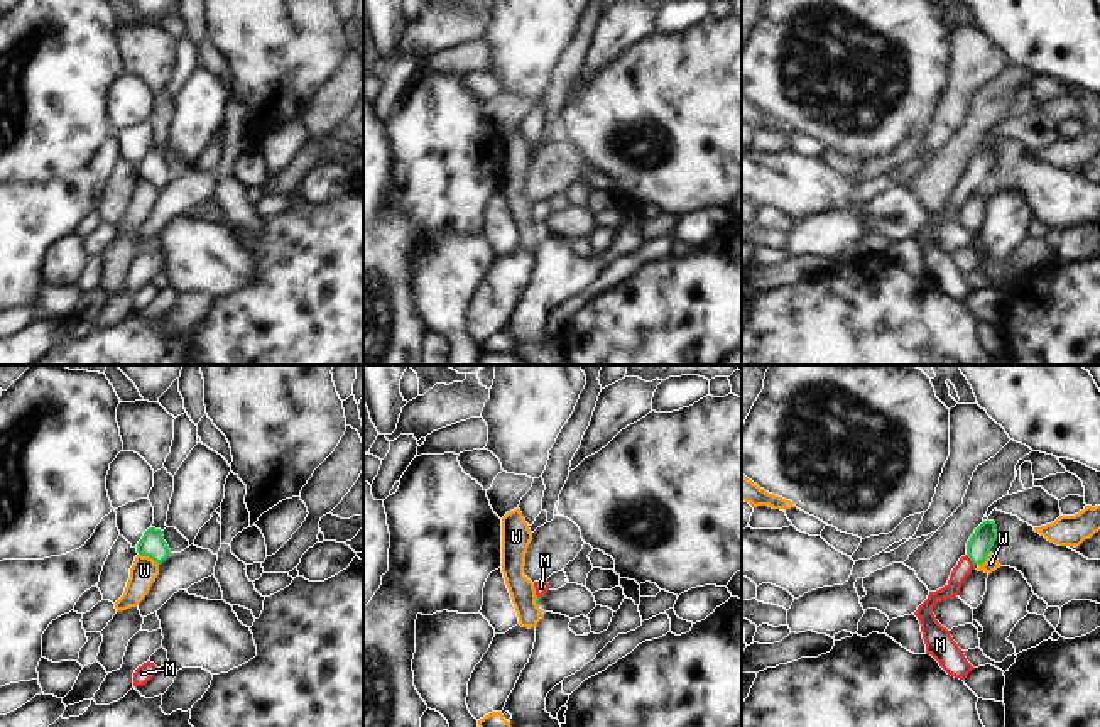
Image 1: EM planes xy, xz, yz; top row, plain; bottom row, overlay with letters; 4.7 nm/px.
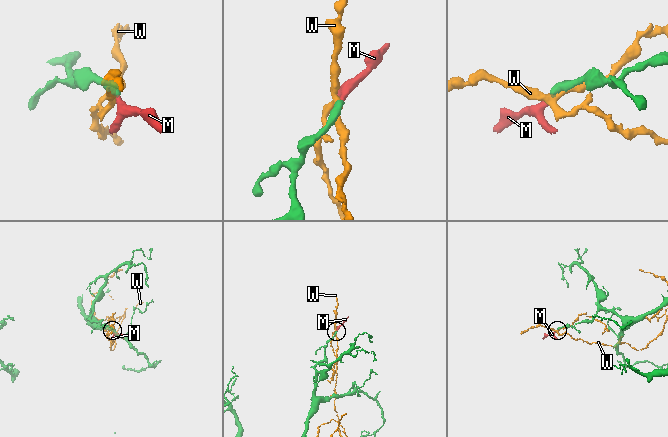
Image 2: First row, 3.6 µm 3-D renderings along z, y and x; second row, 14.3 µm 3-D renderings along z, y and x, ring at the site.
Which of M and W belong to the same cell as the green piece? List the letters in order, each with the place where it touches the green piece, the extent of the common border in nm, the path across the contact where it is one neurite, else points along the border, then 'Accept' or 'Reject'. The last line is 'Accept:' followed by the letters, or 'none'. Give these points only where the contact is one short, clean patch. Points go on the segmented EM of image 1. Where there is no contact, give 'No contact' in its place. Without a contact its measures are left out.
M: Touches green at yz (970, 558). Shared border 60 nm. Path across: yz (980, 543), (970, 558), (963, 568). Accept
W: Touches green at xy (149, 557). Shared border 110 nm. Boundary: xy (139, 553), (157, 565). Reject
Accept: M

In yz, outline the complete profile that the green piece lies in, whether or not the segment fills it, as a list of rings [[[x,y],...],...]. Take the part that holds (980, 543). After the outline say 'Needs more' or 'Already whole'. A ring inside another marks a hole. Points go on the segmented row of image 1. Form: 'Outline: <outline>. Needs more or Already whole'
Outline: [[[988,519],[983,521],[970,536],[967,555],[961,556],[958,565],[953,568],[948,583],[936,592],[929,592],[928,599],[914,612],[921,624],[926,654],[931,654],[948,675],[963,681],[973,666],[967,661],[963,651],[950,636],[950,631],[936,620],[933,607],[939,600],[960,593],[965,578],[972,573],[975,565],[985,563],[997,538],[995,522]]]. Needs more

